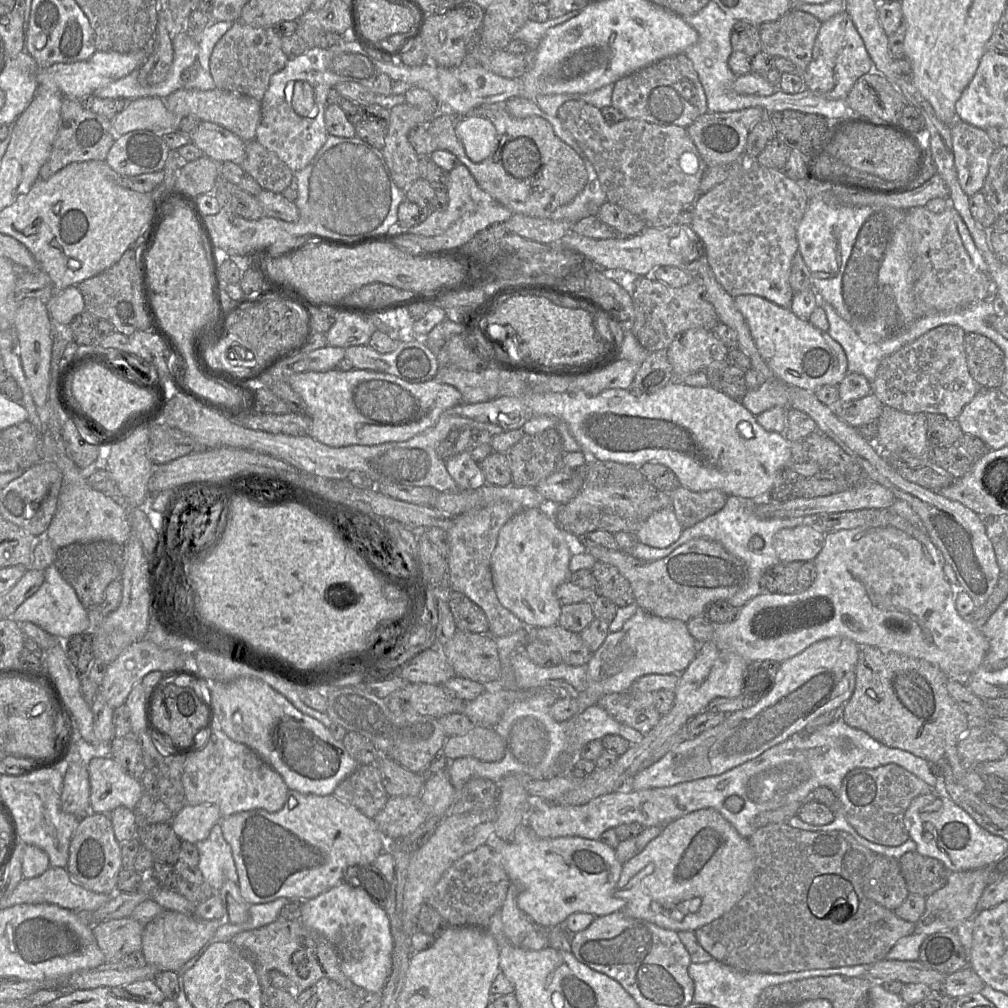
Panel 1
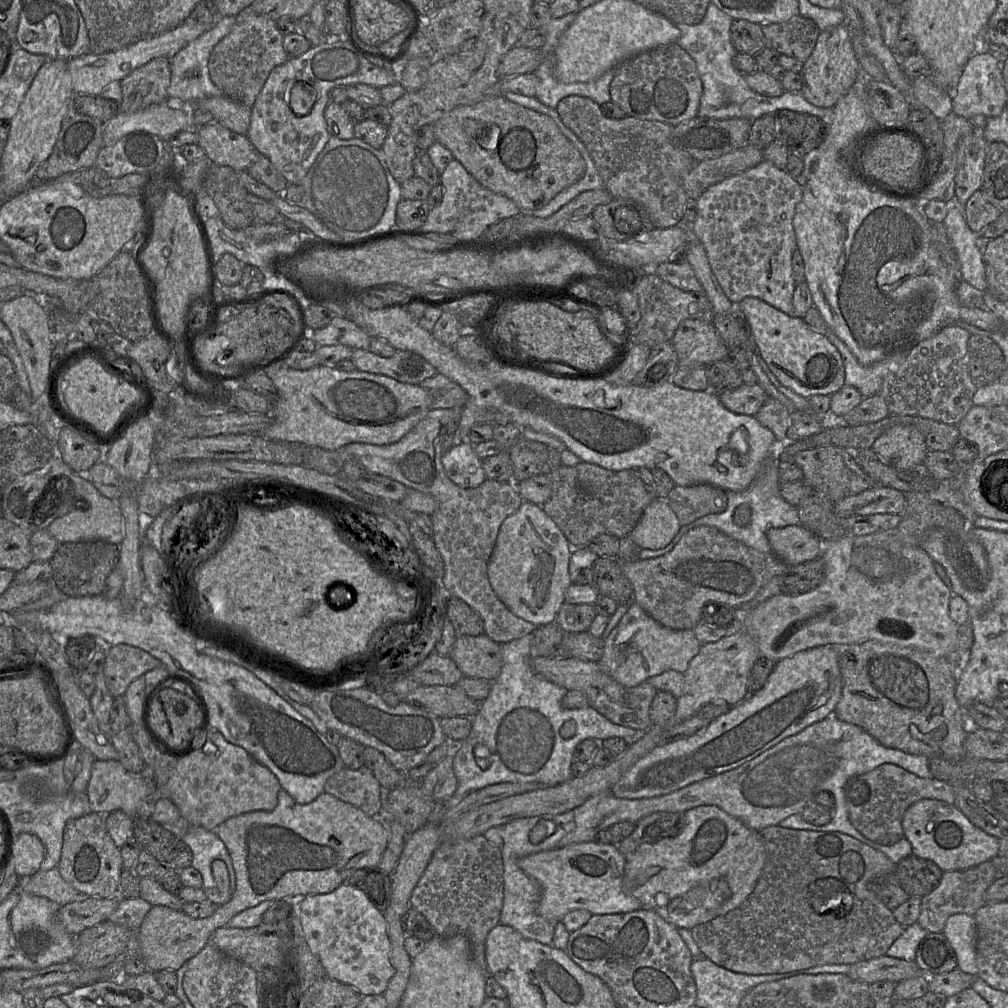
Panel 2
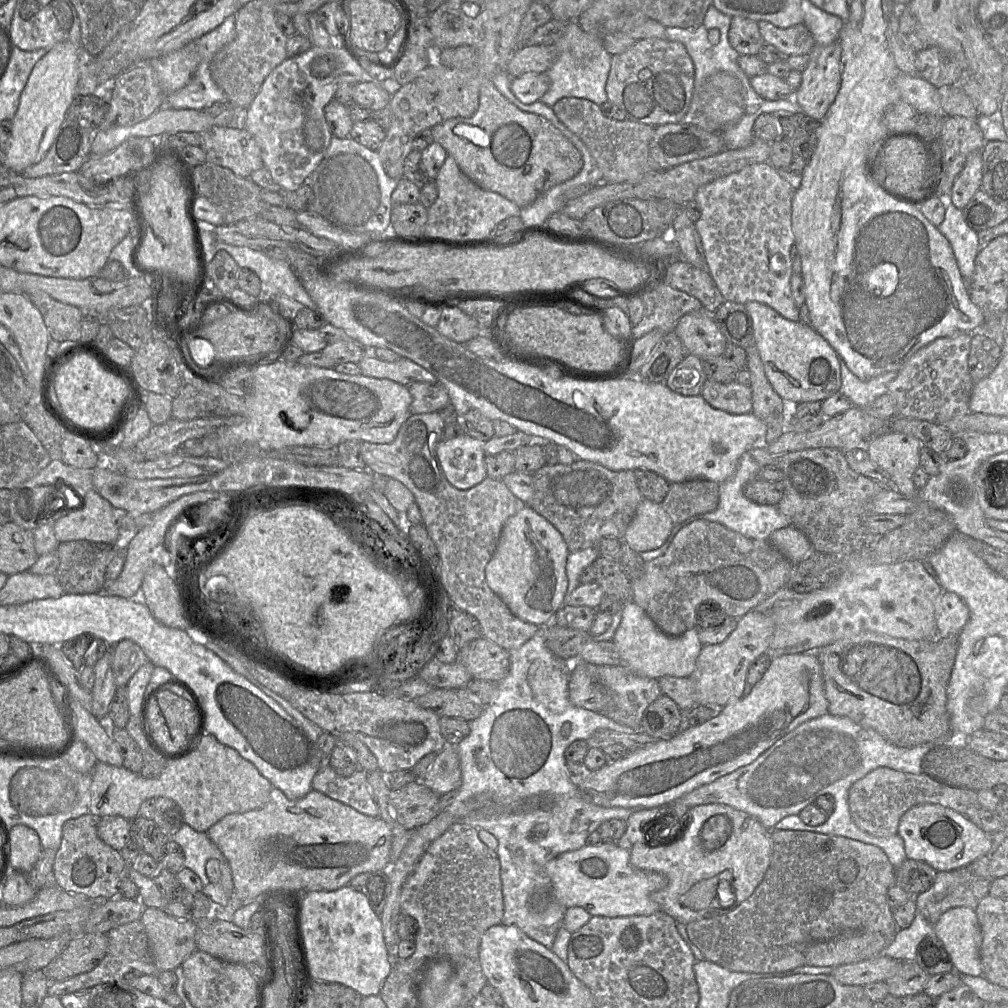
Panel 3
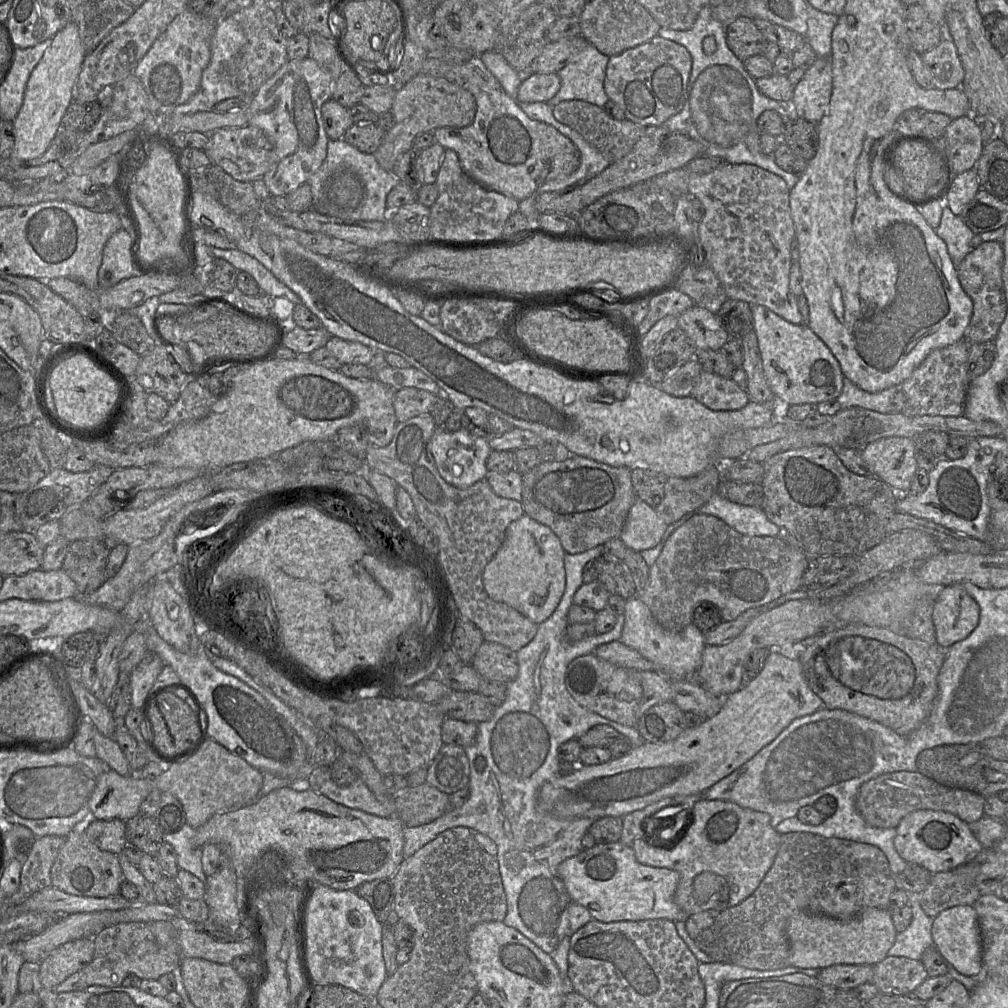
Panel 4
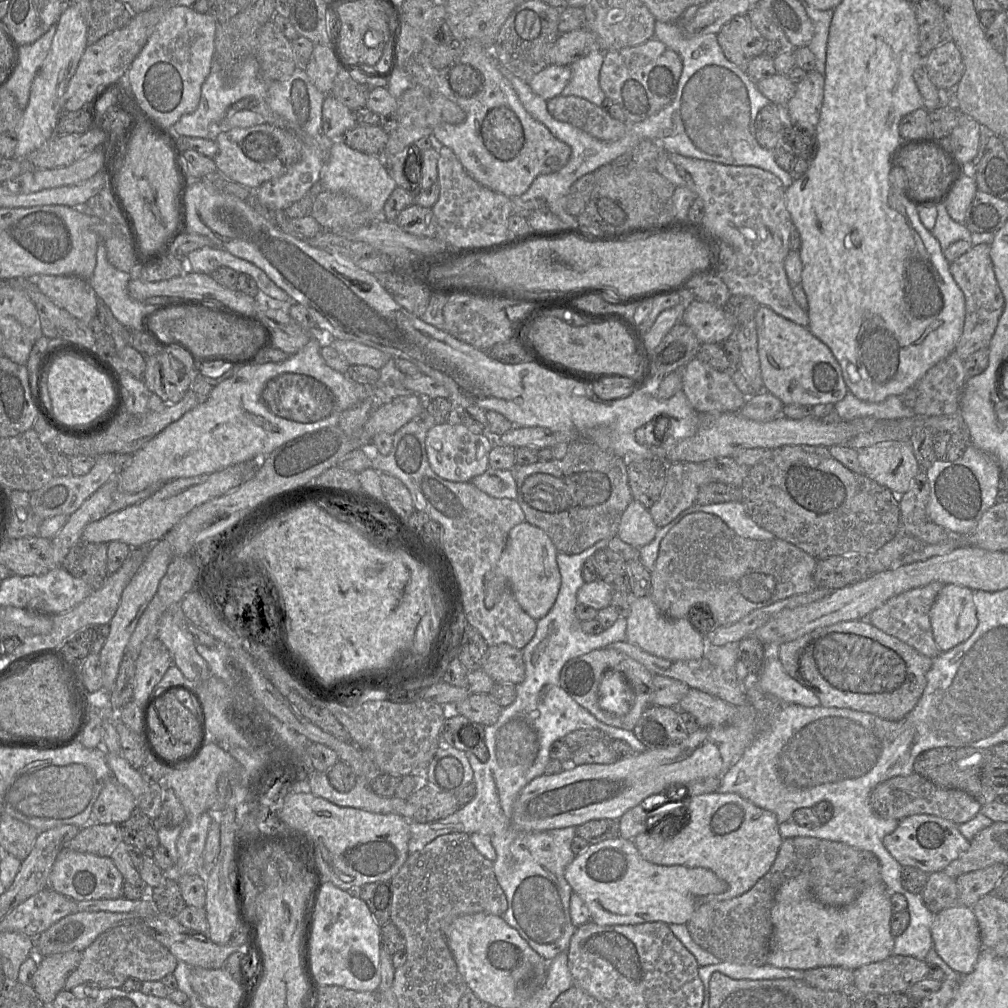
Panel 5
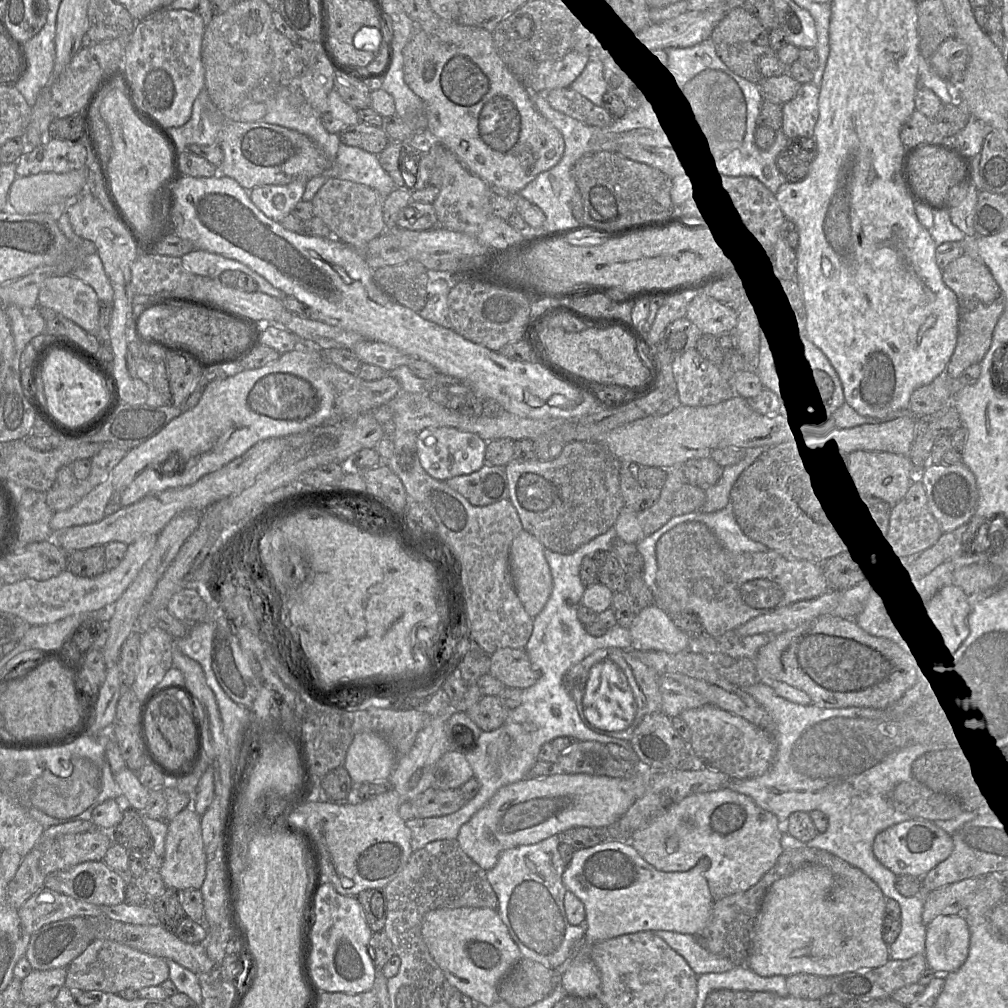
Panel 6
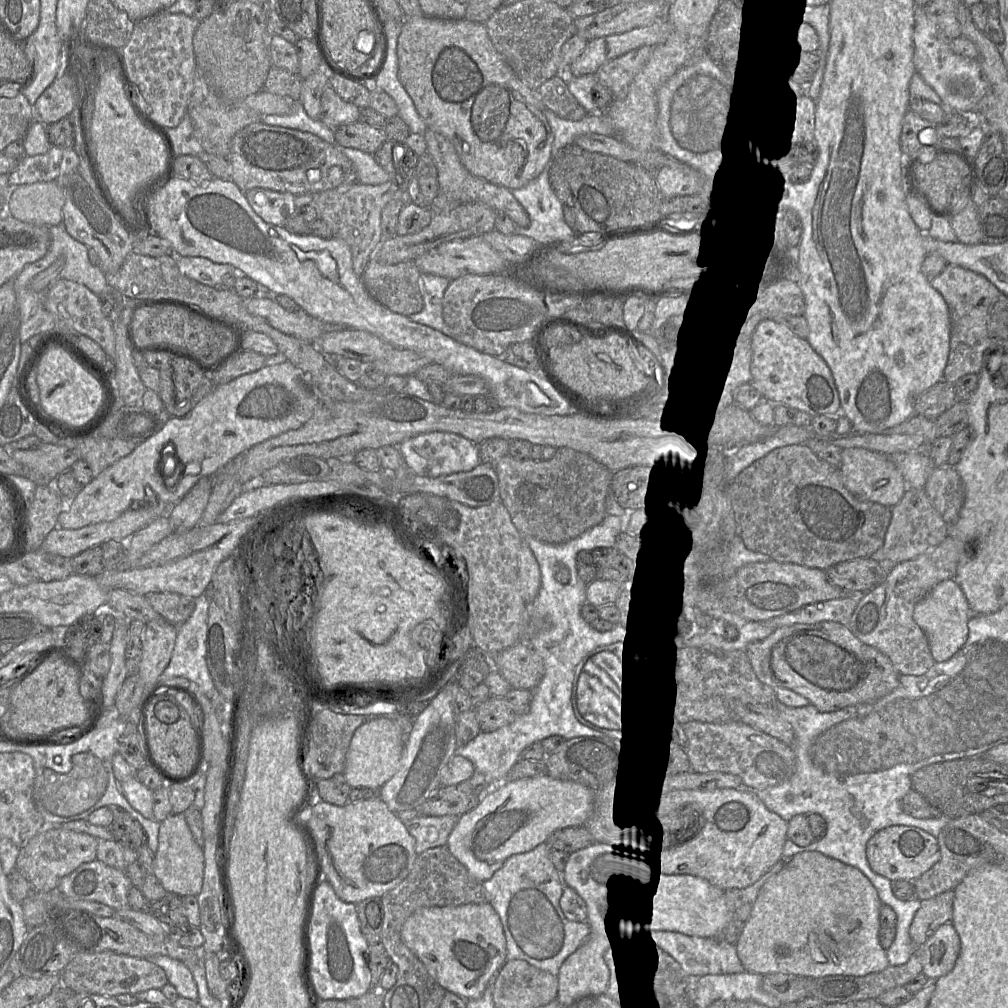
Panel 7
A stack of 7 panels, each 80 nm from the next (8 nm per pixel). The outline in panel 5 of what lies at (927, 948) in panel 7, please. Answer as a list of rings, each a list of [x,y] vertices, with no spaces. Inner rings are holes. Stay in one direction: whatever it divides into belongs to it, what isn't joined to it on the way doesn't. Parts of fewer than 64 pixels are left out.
[[[954,906],[940,911],[934,917],[931,936],[933,949],[951,969],[961,975],[974,970],[982,946],[979,926],[971,907]]]

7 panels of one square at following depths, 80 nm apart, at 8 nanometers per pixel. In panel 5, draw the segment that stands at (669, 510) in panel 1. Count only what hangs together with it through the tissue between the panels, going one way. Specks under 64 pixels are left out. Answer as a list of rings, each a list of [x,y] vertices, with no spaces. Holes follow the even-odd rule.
[[[632,500],[621,516],[617,536],[638,549],[650,543],[657,531],[649,510],[639,501]]]

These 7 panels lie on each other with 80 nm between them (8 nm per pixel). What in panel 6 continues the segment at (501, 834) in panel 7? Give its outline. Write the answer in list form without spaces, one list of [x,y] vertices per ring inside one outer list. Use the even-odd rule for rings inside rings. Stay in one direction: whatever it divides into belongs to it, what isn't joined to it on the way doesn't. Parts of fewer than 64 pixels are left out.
[[[639,765],[638,772],[629,778],[566,773],[525,778],[501,787],[485,806],[461,826],[456,841],[471,860],[483,870],[489,871],[496,865],[500,854],[507,849],[536,844],[575,827],[608,827],[615,824],[645,793],[652,773],[654,773],[652,770]]]

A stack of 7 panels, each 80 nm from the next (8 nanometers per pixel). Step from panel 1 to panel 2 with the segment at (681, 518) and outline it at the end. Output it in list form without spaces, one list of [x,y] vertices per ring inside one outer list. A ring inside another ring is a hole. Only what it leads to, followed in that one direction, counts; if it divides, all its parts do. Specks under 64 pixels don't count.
[[[710,484],[675,485],[665,500],[681,526],[705,515],[720,513],[727,506],[726,491]]]

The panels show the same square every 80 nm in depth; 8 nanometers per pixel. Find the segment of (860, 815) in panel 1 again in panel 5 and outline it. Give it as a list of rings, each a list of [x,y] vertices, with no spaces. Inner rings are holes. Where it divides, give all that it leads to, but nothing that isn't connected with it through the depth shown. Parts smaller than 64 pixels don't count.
[[[916,773],[879,783],[870,793],[869,805],[874,815],[884,819],[900,821],[912,815],[927,814],[955,824],[968,822],[982,810],[982,806],[968,793],[939,787]]]

